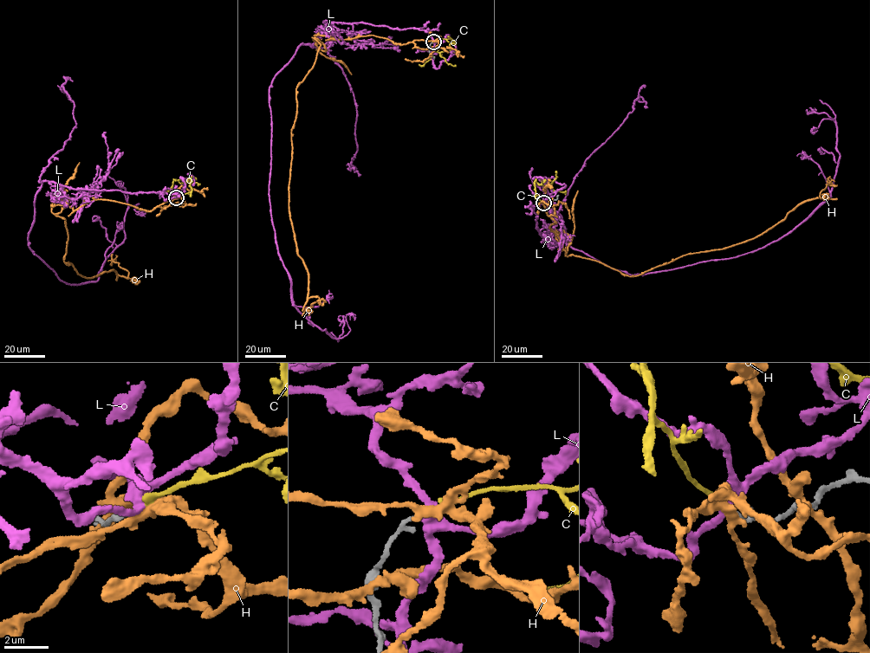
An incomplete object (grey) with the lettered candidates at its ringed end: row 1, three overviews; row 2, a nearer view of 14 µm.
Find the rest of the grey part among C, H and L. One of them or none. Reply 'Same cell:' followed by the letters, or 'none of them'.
Same cell: C

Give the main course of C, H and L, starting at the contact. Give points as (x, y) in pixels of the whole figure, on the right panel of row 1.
C: (543, 203), (536, 195), (535, 182), (542, 184), (545, 182), (555, 190), (565, 191), (565, 194)
H: (543, 203), (565, 255), (629, 276), (755, 238), (797, 206), (822, 198), (828, 184), (837, 185)
L: (542, 203), (541, 235), (562, 229), (629, 274), (732, 258), (828, 197), (835, 122), (814, 133)

